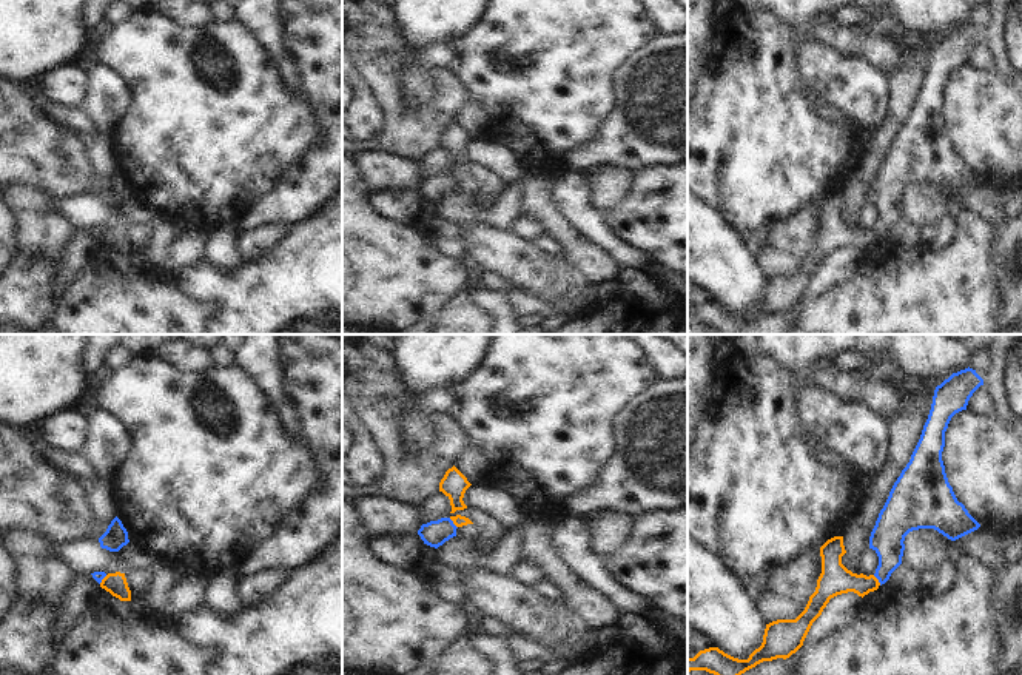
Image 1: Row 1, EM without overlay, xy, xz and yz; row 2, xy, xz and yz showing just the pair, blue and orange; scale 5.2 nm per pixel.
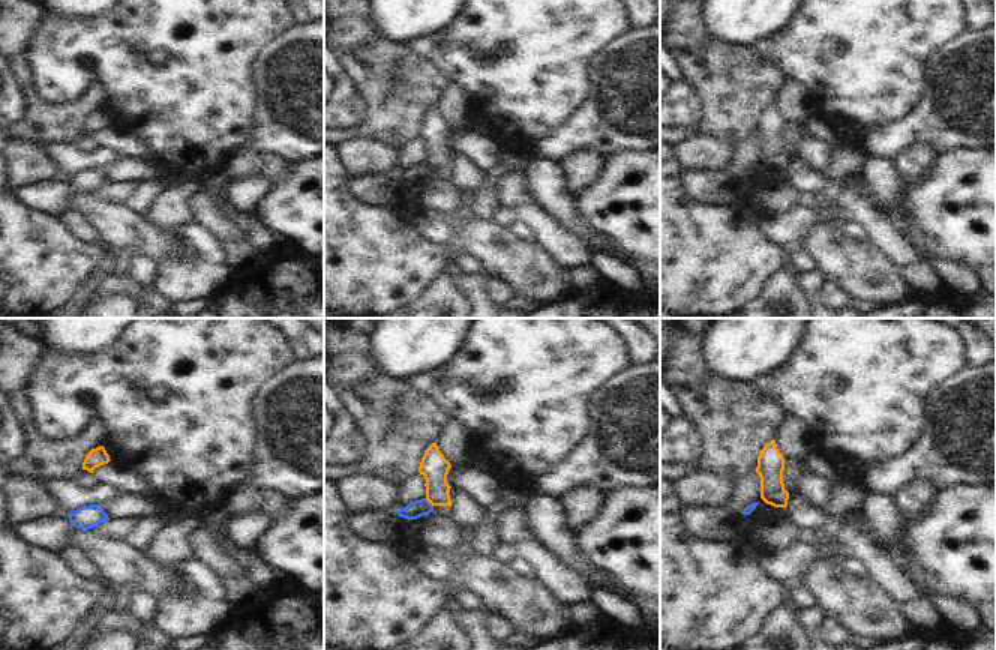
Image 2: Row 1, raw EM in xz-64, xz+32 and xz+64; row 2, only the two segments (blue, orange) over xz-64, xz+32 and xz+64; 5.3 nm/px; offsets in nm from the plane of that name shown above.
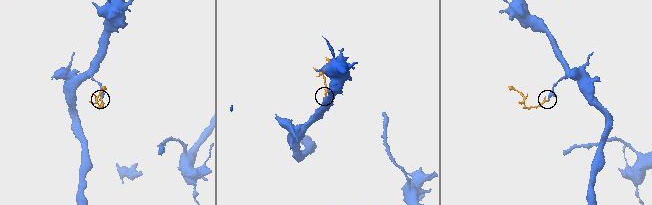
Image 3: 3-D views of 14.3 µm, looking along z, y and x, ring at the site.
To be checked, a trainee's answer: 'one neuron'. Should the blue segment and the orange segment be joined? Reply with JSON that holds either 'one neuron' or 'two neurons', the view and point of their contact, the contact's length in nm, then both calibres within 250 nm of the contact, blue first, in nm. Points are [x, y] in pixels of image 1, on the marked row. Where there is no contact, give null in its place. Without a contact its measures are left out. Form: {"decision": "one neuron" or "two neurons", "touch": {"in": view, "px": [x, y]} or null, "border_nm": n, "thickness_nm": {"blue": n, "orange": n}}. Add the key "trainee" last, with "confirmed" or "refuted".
{"decision": "two neurons", "touch": {"in": "yz", "px": [877, 578]}, "border_nm": 70, "thickness_nm": {"blue": 180, "orange": 160}, "trainee": "refuted"}

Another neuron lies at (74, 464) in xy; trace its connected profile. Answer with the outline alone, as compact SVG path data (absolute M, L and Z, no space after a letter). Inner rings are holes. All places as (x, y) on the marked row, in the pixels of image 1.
M42 442L32 444L32 448L49 465L52 465L65 475L77 478L85 485L94 482L99 478L92 465L82 456L82 453L65 453L52 447L46 447Z

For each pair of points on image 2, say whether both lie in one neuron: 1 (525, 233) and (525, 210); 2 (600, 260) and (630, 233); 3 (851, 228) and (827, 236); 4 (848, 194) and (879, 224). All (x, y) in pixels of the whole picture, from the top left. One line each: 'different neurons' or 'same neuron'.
1: different neurons
2: different neurons
3: different neurons
4: same neuron

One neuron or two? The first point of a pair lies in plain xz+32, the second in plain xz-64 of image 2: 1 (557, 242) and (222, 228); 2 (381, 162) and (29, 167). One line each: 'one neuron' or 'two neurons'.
1: one neuron
2: one neuron

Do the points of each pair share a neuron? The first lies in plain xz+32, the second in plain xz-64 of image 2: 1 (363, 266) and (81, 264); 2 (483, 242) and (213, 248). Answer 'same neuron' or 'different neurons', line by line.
1: same neuron
2: different neurons

